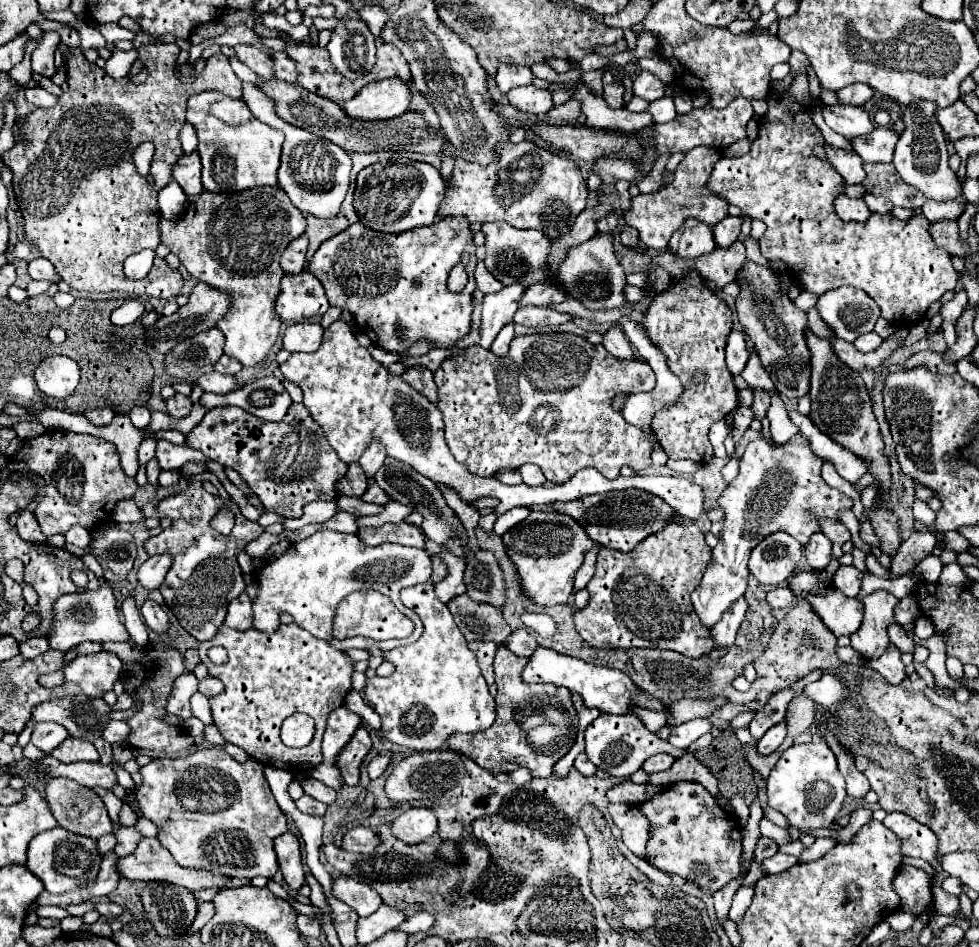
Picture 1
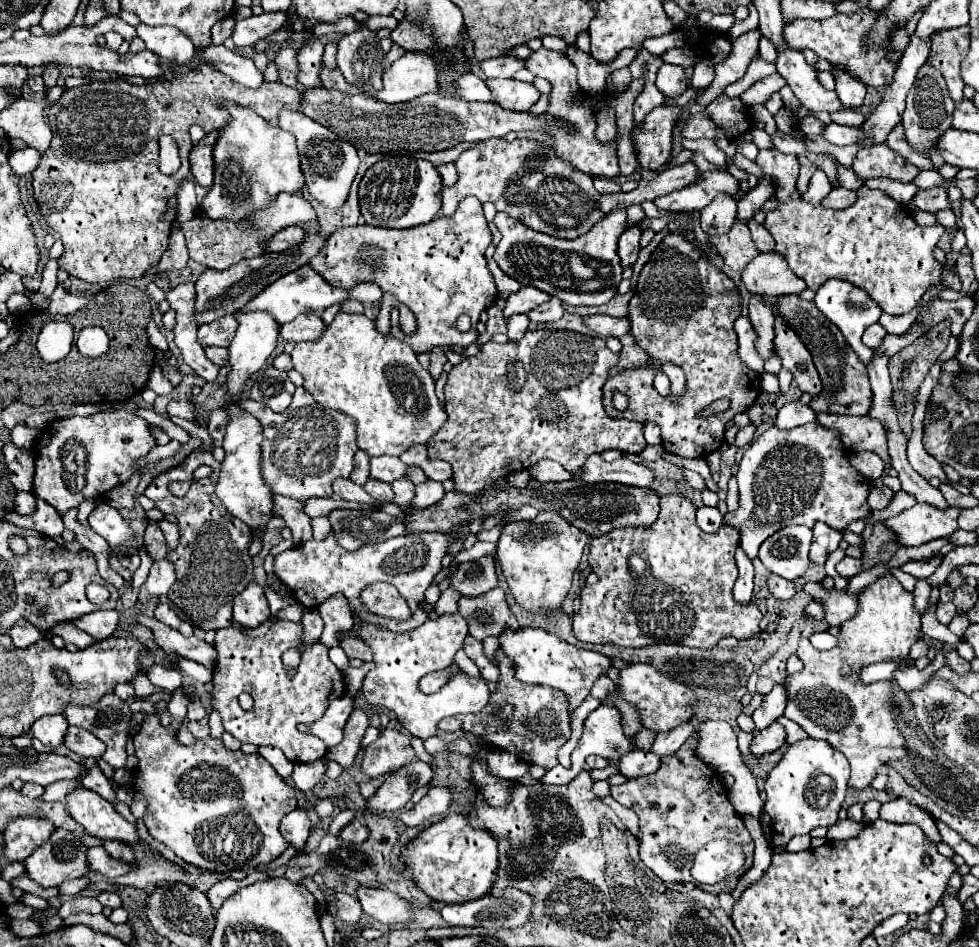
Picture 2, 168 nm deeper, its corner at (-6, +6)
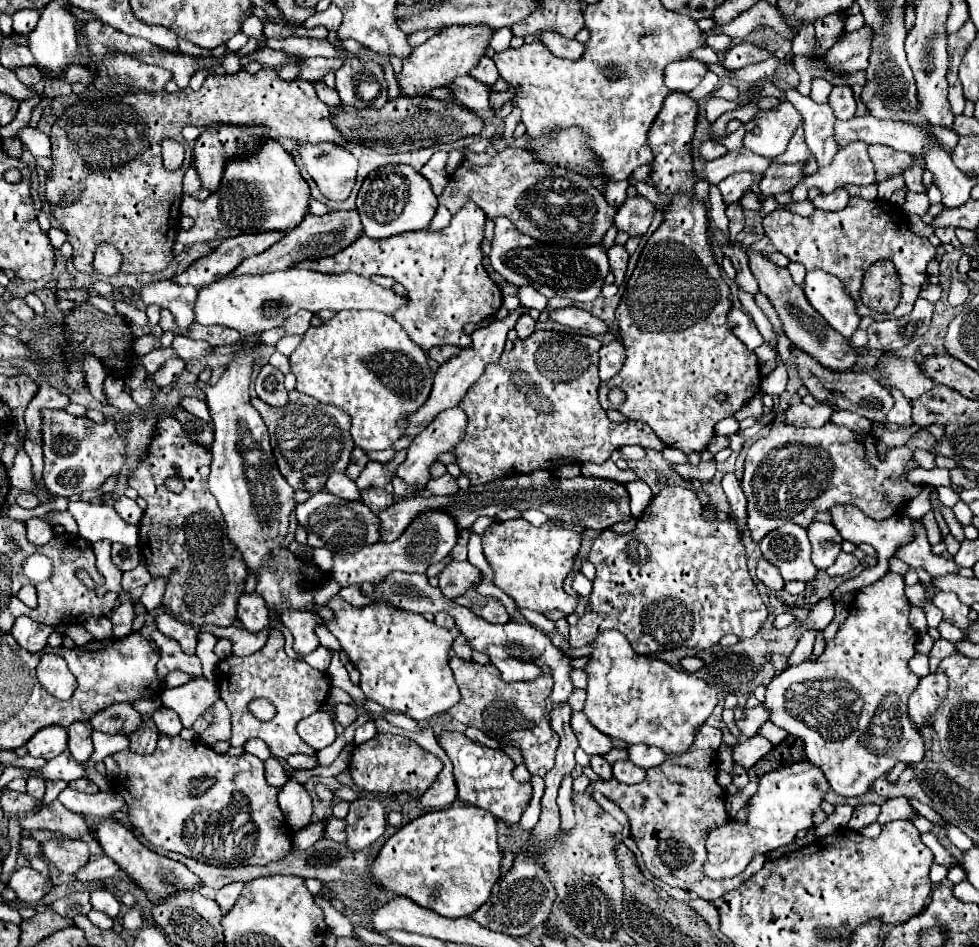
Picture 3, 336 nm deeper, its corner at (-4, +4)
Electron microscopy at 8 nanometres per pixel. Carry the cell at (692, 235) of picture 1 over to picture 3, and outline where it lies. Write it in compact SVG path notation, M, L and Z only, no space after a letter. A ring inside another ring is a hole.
M740 172L740 174L732 174L726 180L722 180L718 184L718 188L720 188L722 196L724 196L724 202L732 204L732 202L740 200L742 194L744 194L744 190L748 190L752 184L760 184L760 180L762 180L762 174Z

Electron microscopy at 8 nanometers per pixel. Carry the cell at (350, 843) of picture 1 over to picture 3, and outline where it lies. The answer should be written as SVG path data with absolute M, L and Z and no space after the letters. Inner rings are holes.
M330 816L324 826L324 838L332 838L334 842L344 842L346 840L344 828L346 828L346 820L338 820L338 818Z

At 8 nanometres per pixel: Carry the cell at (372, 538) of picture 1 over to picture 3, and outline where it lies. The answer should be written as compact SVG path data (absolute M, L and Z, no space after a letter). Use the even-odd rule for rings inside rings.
M316 492L312 494L306 502L298 504L296 510L296 520L308 534L308 546L312 548L328 548L332 552L358 552L360 548L368 544L376 544L380 540L378 532L378 516L364 506L362 502L348 502L342 500L330 492Z

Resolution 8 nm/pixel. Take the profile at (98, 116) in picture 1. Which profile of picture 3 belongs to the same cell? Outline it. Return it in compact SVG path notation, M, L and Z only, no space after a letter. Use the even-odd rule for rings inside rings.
M262 68L258 74L248 74L240 70L238 74L210 74L202 88L192 94L104 94L102 98L82 98L80 102L68 106L58 116L52 126L52 160L54 170L50 172L50 182L46 184L46 198L50 202L50 212L62 230L68 234L68 242L74 246L74 266L80 272L92 272L94 250L100 242L114 244L124 260L122 272L156 272L168 268L172 262L172 246L180 230L180 200L182 200L182 178L192 162L192 148L182 136L184 124L192 126L212 126L212 124L248 124L248 126L268 126L272 138L294 138L296 142L332 142L348 146L348 140L332 124L334 112L318 100L316 88L306 80L282 80L276 70ZM78 112L78 118L68 118L66 114ZM164 138L172 138L186 148L184 164L178 170L166 170L162 164L160 144ZM112 198L112 200L110 200ZM124 198L124 200L122 200ZM84 212L84 214L80 214Z

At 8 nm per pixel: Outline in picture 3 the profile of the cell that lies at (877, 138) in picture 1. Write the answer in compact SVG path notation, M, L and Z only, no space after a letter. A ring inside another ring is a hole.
M774 76L772 78L774 86L784 92L784 96L792 102L792 106L802 114L804 118L804 130L806 130L806 142L808 148L812 150L816 162L820 168L828 166L832 158L836 156L838 148L832 138L832 128L834 128L834 114L828 104L816 104L812 98L798 94L796 88L788 86L786 80Z

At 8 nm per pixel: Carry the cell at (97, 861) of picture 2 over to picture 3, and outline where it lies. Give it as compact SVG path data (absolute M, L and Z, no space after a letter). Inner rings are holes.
M44 840L40 842L40 850L48 864L52 864L62 874L78 872L90 858L88 844L82 840Z

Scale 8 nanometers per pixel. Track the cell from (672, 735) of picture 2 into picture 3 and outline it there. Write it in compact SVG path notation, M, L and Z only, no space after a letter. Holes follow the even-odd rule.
M636 744L636 746L628 746L628 760L644 770L654 768L658 764L662 764L666 758L666 754L656 748L656 746L646 746L646 744Z

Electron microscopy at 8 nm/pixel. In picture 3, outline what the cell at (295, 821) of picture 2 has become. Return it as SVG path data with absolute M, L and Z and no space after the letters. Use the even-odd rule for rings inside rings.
M288 780L278 790L278 804L286 816L286 824L292 830L300 830L310 822L312 816L312 798L306 788L294 780Z

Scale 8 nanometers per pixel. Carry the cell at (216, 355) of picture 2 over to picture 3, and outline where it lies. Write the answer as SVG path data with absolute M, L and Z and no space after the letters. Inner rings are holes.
M176 336L172 342L172 348L178 352L182 360L192 360L192 358L204 358L212 354L212 346L202 340L192 340L186 336Z

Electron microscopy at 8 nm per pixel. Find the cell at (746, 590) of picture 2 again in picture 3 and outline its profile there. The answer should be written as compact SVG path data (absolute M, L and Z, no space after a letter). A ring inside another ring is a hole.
M730 472L730 474L726 474L726 476L722 478L722 488L724 488L726 496L728 496L730 506L732 506L732 518L738 522L740 532L742 532L742 528L744 528L744 524L746 524L746 496L744 496L744 492L742 492L742 488L740 488L740 482L738 482L736 476Z

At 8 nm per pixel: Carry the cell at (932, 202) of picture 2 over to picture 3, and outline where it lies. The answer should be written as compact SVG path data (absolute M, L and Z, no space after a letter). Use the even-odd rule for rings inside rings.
M908 168L908 172L904 172L904 182L906 182L906 188L912 190L912 192L926 192L926 186L922 184L922 168Z

